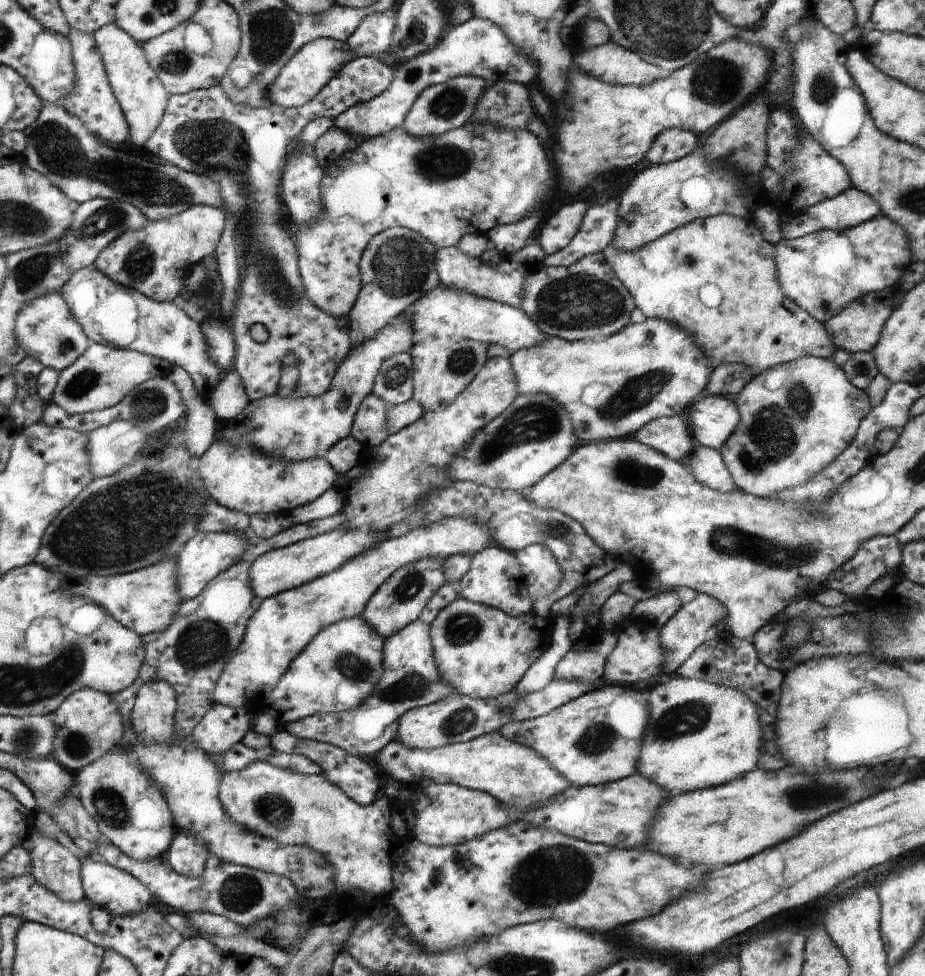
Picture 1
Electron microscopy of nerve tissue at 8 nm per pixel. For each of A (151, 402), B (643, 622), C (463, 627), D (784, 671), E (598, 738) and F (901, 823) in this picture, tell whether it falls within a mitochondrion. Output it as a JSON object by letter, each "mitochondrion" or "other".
{"A":"mitochondrion","B":"other","C":"mitochondrion","D":"other","E":"mitochondrion","F":"other"}

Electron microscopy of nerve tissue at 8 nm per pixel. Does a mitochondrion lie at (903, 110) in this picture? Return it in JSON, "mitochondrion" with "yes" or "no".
{"mitochondrion":"no"}

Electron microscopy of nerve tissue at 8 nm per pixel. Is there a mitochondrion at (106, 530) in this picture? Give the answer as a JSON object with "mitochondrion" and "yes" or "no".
{"mitochondrion":"yes"}

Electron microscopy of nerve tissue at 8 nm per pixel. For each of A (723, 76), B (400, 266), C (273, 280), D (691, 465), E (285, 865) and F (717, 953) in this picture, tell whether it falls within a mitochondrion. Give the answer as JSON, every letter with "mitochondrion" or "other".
{"A":"mitochondrion","B":"mitochondrion","C":"mitochondrion","D":"other","E":"other","F":"other"}

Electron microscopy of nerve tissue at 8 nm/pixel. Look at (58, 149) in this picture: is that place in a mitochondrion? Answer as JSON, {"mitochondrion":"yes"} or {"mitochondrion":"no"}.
{"mitochondrion":"yes"}

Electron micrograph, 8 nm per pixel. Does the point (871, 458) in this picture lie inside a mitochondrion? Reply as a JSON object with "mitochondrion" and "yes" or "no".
{"mitochondrion":"no"}

